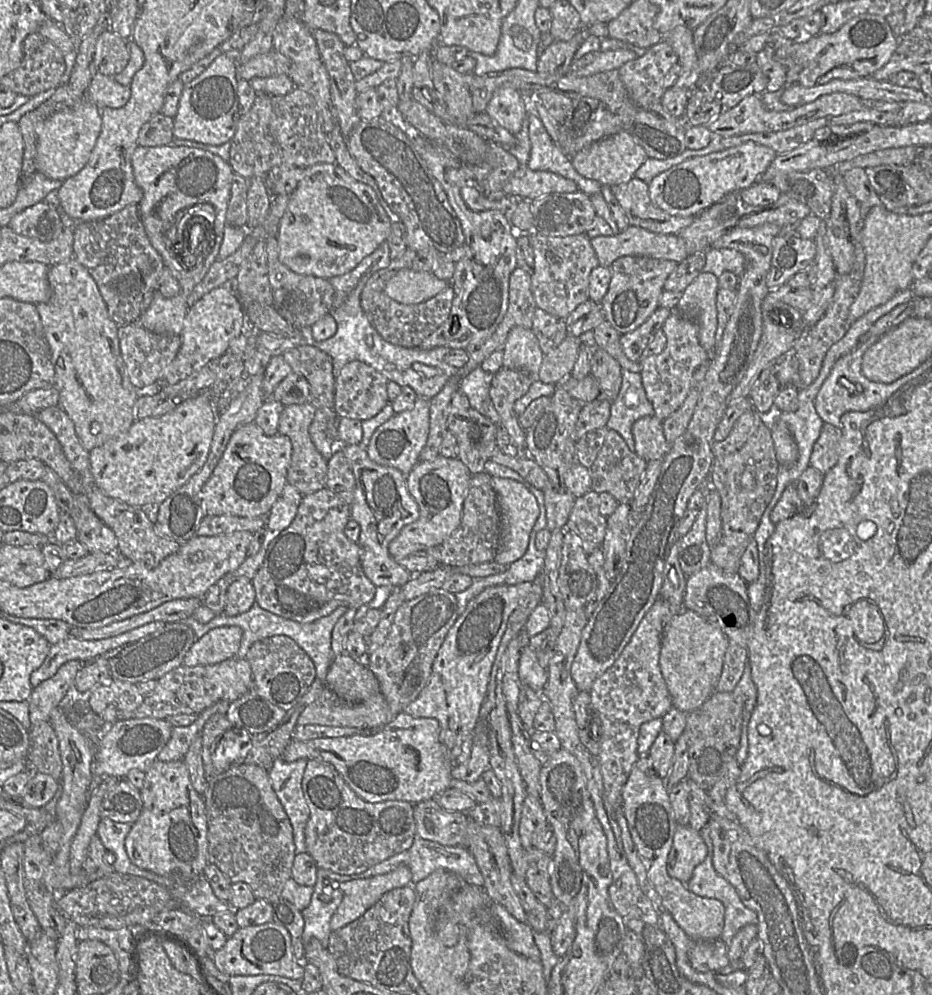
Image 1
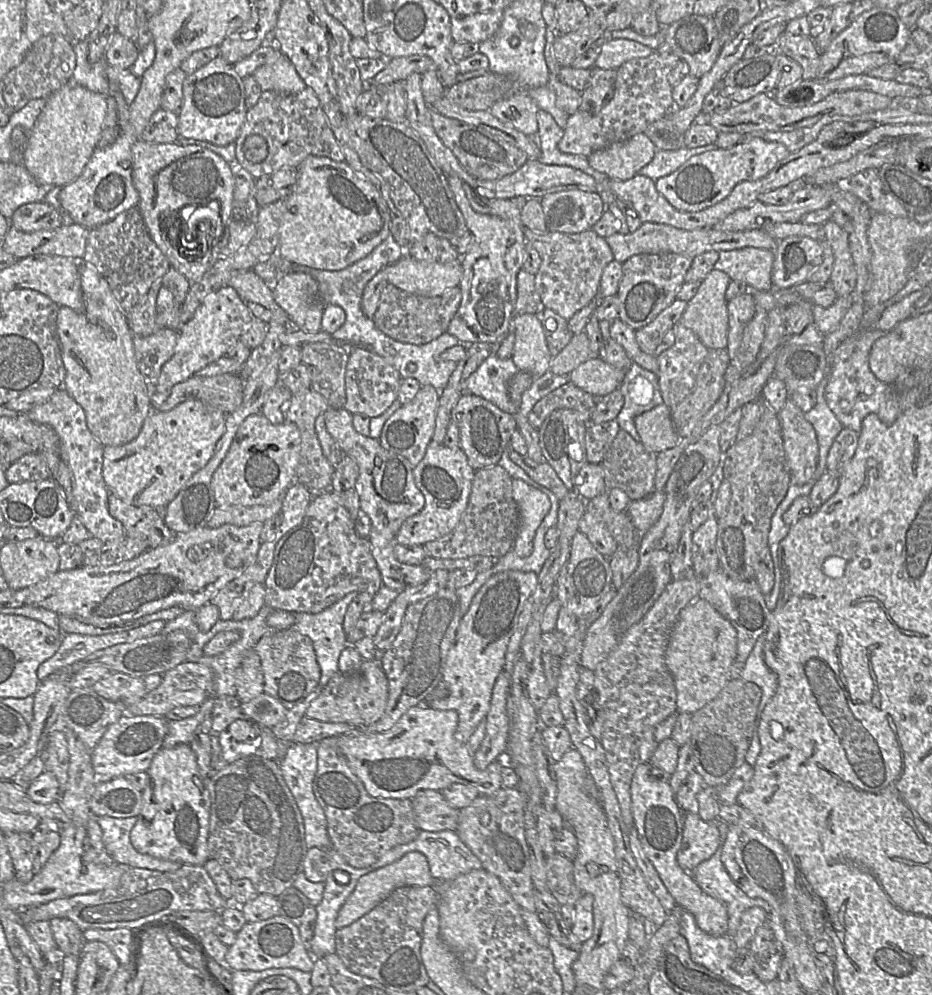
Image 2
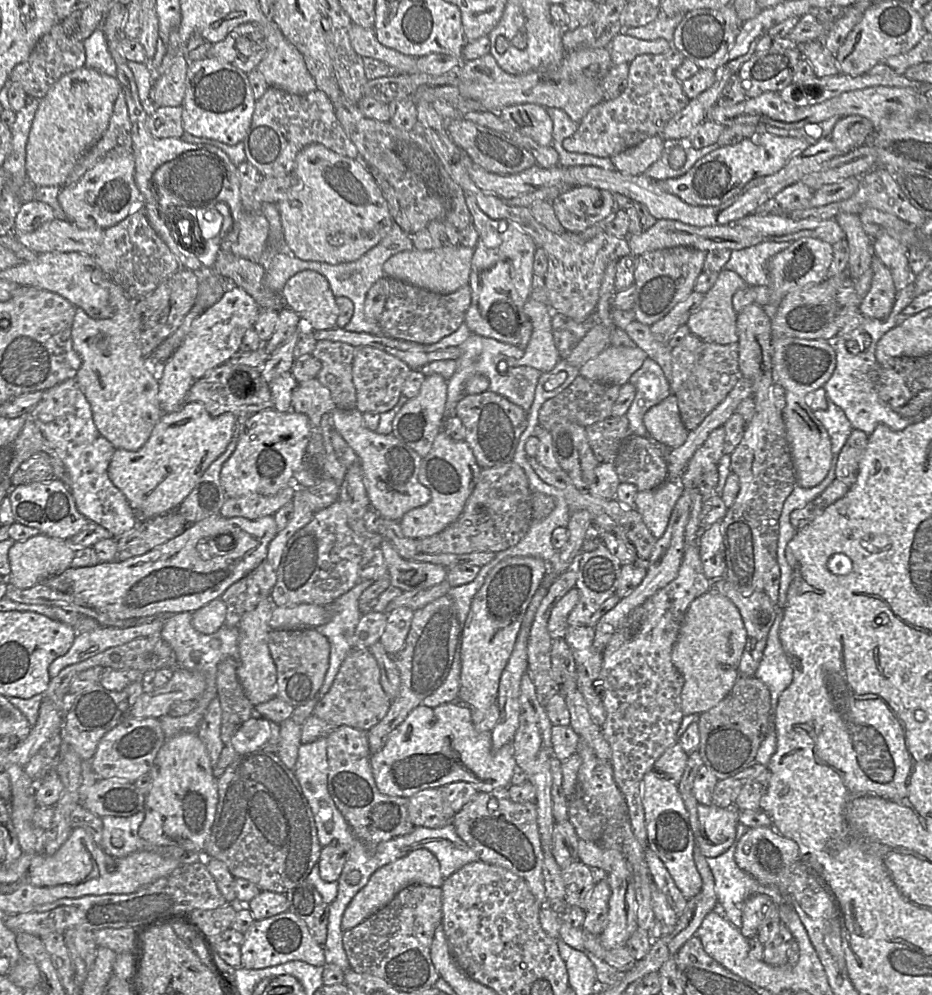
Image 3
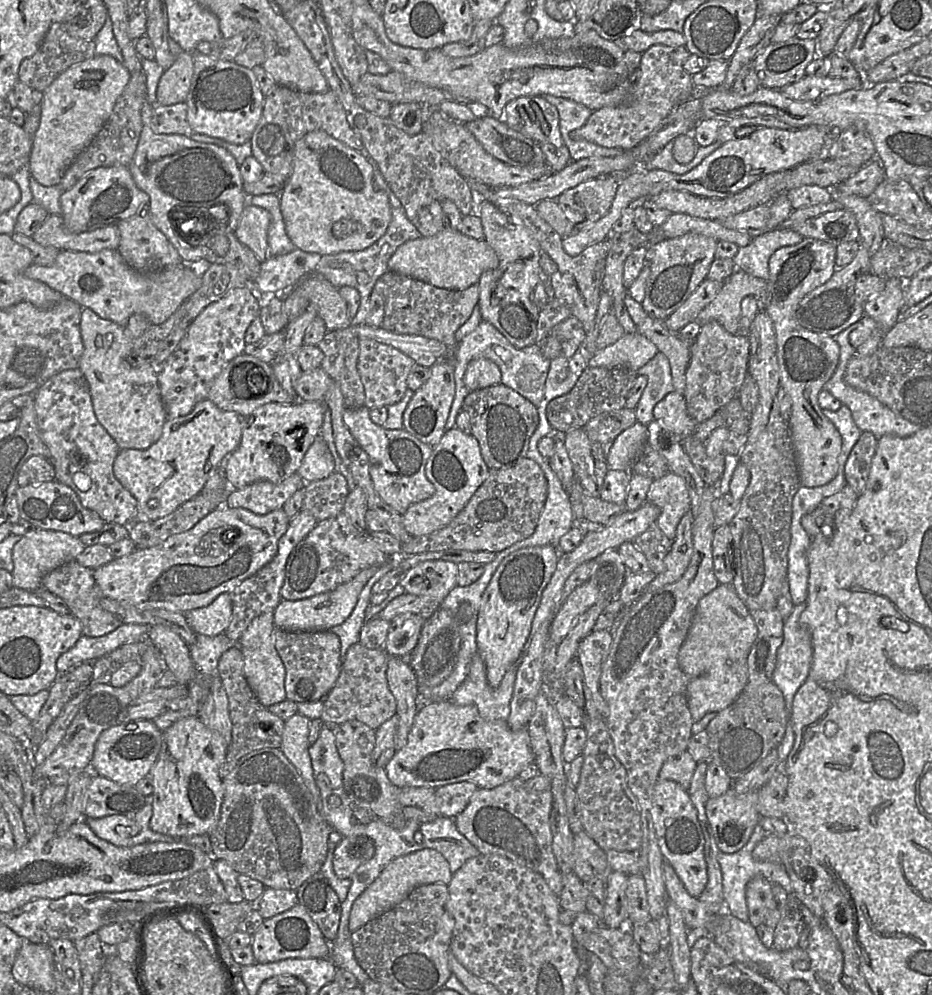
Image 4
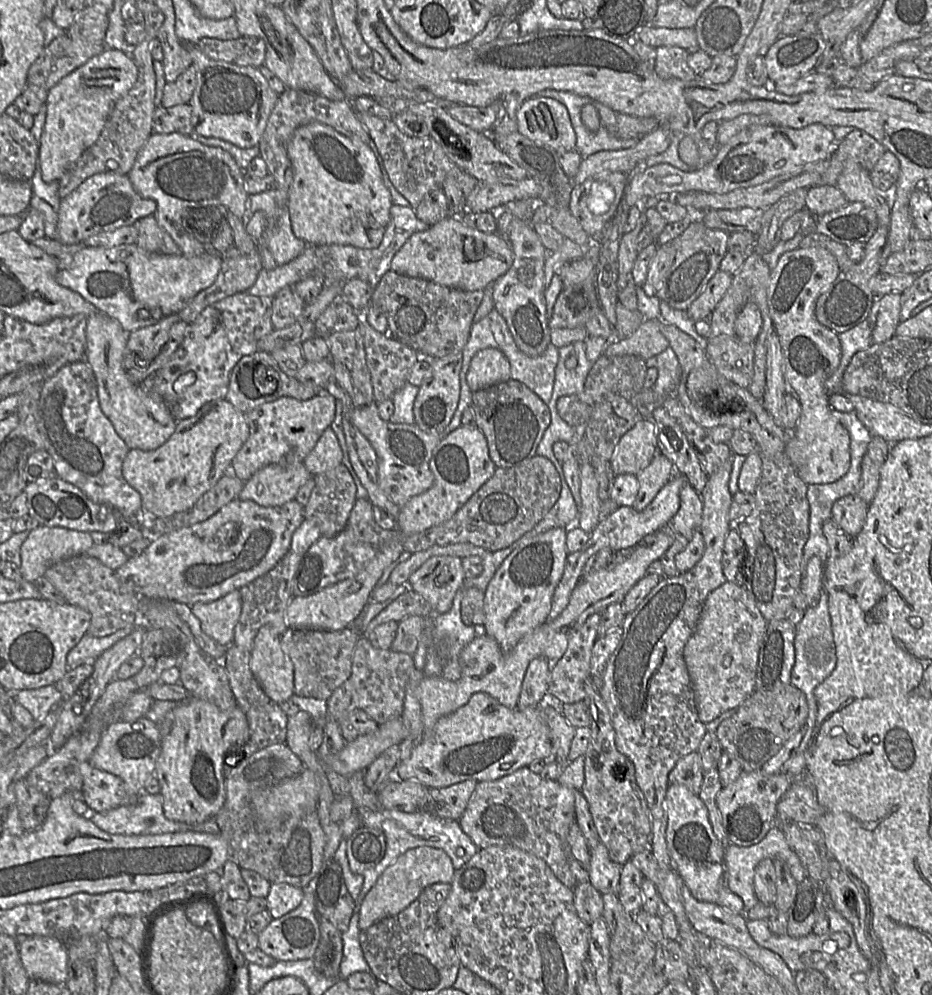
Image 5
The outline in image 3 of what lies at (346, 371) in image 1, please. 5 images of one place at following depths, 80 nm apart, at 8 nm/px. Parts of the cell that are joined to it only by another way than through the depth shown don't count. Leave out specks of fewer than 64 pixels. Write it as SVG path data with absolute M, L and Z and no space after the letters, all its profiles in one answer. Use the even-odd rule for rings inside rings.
M357 347L352 365L357 397L355 409L362 413L379 414L391 410L401 398L403 384L411 371L408 364L392 354L374 347Z

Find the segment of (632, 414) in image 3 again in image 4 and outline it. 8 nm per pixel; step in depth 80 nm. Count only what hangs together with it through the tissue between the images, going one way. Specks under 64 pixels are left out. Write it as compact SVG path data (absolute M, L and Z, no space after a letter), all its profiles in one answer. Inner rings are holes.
M658 352L647 364L637 370L647 377L647 385L635 408L637 422L649 425L653 420L654 407L665 396L675 391L668 358Z

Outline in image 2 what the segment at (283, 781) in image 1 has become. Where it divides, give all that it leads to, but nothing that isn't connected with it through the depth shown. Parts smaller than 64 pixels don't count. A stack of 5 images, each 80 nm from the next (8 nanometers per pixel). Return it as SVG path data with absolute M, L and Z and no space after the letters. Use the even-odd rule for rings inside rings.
M318 742L291 743L288 745L286 753L279 760L279 765L284 780L302 814L305 826L305 841L308 849L312 847L330 849L331 842L327 839L326 818L313 792L318 746Z

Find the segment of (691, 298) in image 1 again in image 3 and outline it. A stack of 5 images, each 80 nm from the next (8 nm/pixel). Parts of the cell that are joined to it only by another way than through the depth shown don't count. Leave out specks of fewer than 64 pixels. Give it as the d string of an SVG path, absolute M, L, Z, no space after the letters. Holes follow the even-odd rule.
M722 269L715 284L704 294L700 306L685 325L702 341L718 344L737 342L737 311L732 299L738 290L747 286L736 272Z

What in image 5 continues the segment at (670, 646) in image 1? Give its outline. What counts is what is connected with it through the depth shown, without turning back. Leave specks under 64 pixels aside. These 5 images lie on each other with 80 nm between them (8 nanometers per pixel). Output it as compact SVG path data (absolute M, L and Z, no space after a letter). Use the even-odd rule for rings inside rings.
M726 581L705 599L696 629L683 650L697 715L704 724L736 709L756 690L757 664L767 624L742 586Z

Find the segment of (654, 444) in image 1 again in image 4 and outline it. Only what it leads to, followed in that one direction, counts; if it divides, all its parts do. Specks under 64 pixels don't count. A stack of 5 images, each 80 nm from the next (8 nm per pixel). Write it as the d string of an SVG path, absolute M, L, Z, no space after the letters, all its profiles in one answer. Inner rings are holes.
M676 390L667 394L654 407L653 419L662 428L683 439L693 434L698 425L688 414L683 395Z

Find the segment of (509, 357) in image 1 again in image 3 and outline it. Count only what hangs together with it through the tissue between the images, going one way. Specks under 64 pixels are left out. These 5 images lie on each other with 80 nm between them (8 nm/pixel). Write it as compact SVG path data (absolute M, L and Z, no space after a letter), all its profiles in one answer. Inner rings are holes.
M531 298L526 302L524 311L531 321L532 334L524 347L522 365L547 372L562 359L553 337L551 325L553 311L549 305Z

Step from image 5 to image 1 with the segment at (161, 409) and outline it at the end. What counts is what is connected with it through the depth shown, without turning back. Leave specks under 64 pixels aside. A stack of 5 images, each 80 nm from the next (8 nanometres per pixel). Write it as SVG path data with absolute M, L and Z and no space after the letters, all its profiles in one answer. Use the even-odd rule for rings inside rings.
M75 259L50 266L48 281L51 295L46 302L36 304L55 369L55 387L59 391L58 405L72 420L82 446L90 451L108 440L126 433L135 422L133 406L139 391L132 385L120 352L119 326L111 319L105 301L89 271Z

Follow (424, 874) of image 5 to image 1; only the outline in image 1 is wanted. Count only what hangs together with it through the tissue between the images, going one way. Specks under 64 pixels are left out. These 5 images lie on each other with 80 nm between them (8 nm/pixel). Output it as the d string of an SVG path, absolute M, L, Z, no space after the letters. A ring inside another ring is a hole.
M399 866L396 869L381 875L370 878L352 880L347 882L331 882L334 889L343 893L343 898L330 920L331 931L338 930L362 916L372 907L383 894L394 889L405 887L411 884L412 874L407 866Z

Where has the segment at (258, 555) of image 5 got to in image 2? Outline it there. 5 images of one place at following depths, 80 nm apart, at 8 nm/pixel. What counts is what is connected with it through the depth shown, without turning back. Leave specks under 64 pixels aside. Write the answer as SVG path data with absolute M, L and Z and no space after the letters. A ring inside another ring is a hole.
M262 522L242 527L224 524L217 528L203 526L189 532L177 533L168 543L148 549L139 556L119 564L59 570L43 581L15 590L15 598L22 601L24 606L42 607L58 615L72 616L98 627L135 620L174 606L179 606L184 611L196 610L209 603L220 589L256 562L262 544L260 535L263 526Z

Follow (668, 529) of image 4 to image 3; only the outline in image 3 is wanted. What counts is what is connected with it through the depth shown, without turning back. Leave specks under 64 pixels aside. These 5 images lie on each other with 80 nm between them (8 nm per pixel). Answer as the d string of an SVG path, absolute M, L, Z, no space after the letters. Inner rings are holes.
M667 478L657 488L637 494L633 508L641 515L643 523L656 539L664 534L682 492L679 478Z

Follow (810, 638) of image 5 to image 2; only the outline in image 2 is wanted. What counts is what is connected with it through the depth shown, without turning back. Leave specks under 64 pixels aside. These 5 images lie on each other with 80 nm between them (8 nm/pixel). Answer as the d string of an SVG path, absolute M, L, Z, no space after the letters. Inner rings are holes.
M764 634L757 640L753 650L747 658L740 678L753 682L762 690L762 698L759 704L759 713L774 695L778 677L770 670L763 659Z

